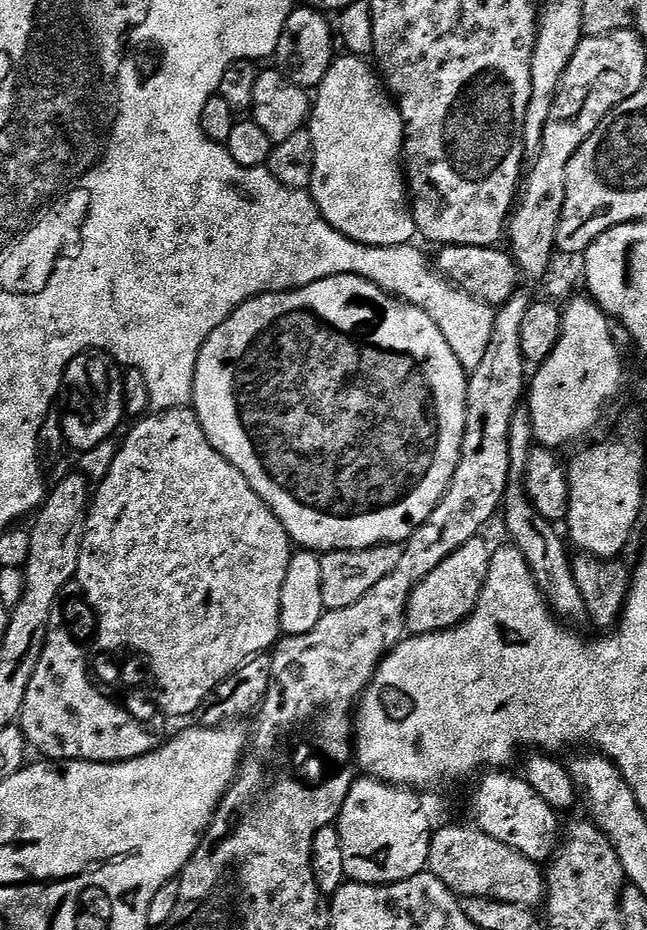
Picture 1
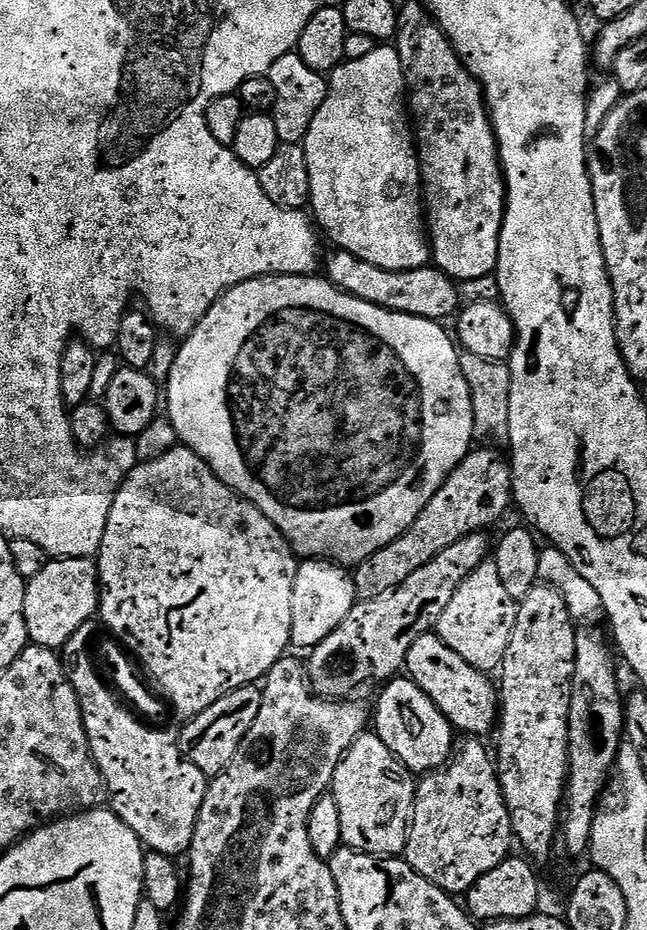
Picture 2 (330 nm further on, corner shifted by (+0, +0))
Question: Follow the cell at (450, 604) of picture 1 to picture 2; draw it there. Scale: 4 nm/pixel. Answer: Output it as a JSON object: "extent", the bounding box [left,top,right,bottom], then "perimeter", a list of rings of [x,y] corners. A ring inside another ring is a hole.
{"extent":[434,562,518,674],"perimeter":[[[485,562],[482,566],[478,566],[478,570],[474,570],[474,574],[470,574],[470,578],[466,578],[466,582],[462,582],[462,586],[458,586],[454,598],[450,598],[450,606],[442,610],[434,632],[442,638],[442,642],[446,642],[446,646],[450,646],[450,650],[454,650],[454,654],[466,658],[470,666],[474,666],[479,672],[492,674],[499,669],[506,658],[506,650],[510,646],[510,634],[514,634],[517,607],[518,601],[506,591],[506,586],[502,586],[502,574],[498,574],[498,566],[495,562]]]}

